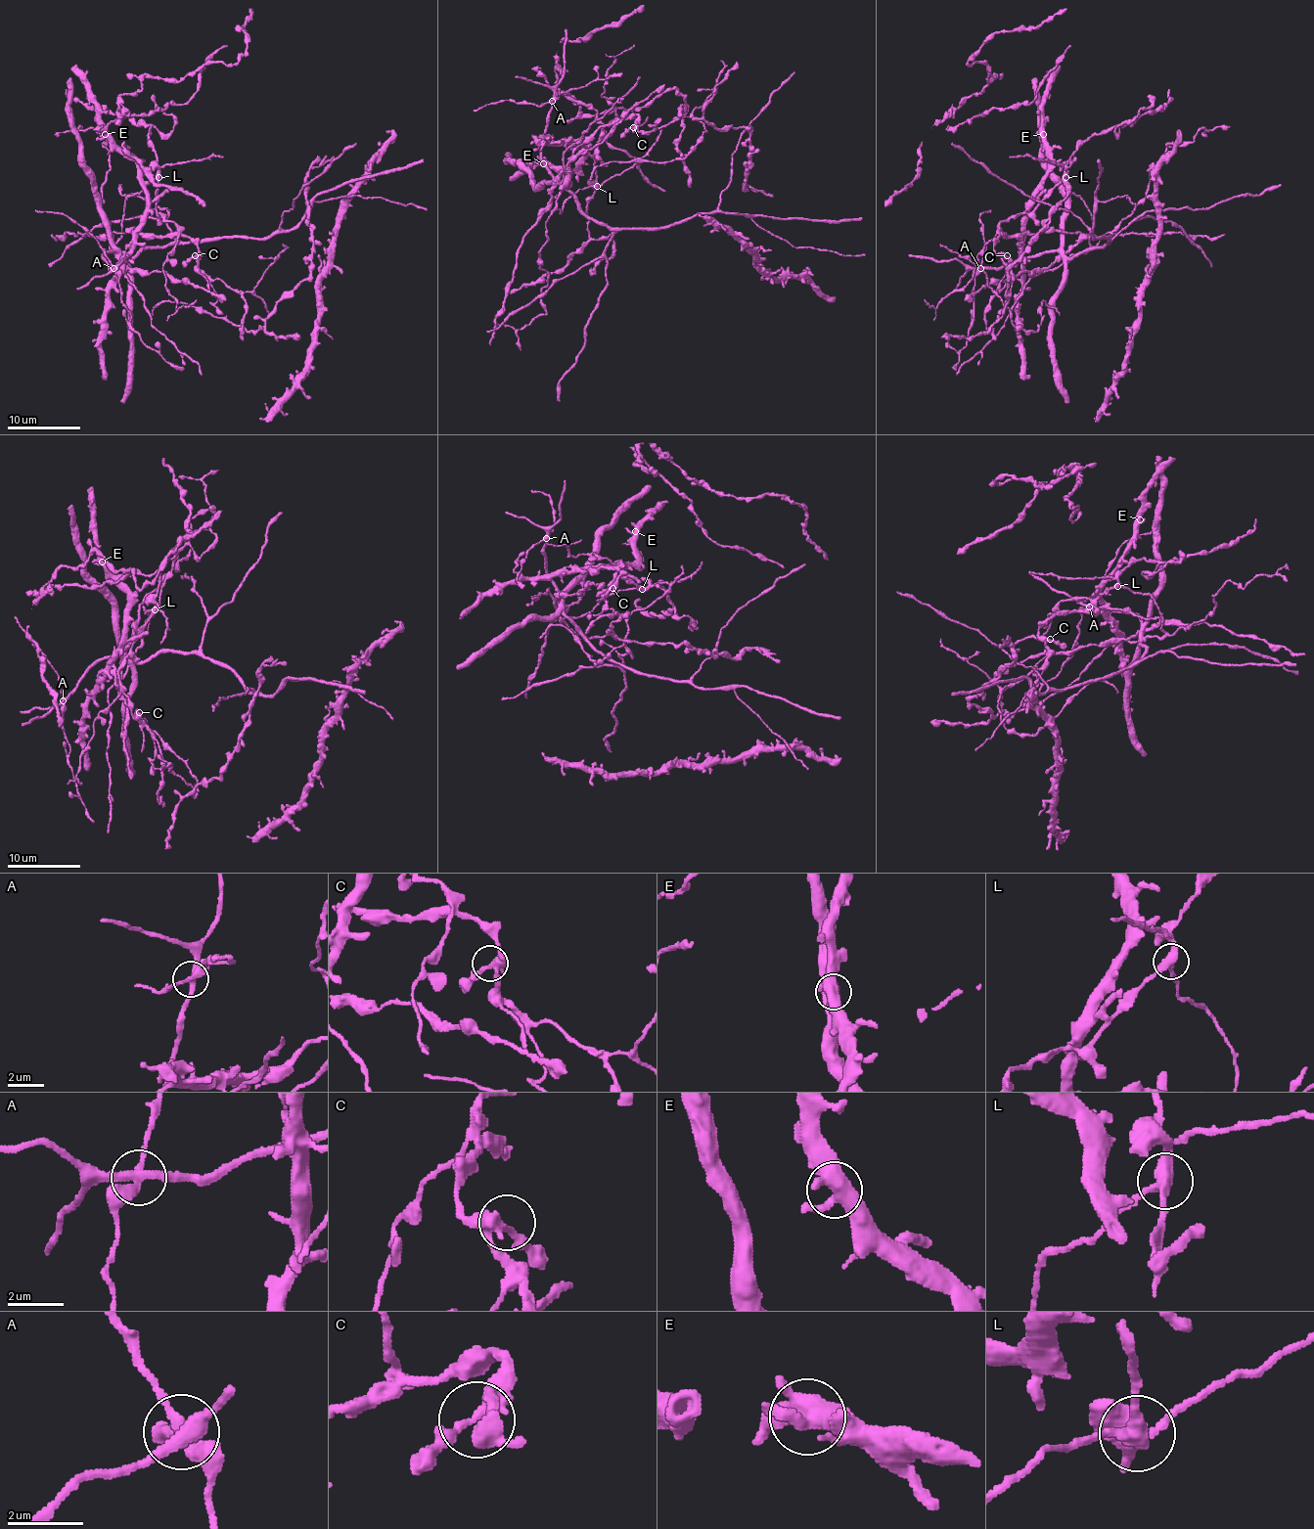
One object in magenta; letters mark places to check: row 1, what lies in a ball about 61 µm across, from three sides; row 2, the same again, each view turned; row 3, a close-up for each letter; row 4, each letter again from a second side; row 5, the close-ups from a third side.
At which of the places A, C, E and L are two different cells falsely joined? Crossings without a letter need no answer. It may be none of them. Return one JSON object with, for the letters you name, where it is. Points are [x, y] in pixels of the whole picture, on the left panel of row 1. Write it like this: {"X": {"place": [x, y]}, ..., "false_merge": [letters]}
{"A": {"place": [113, 268]}, "L": {"place": [158, 177]}, "false_merge": ["A", "L"]}

